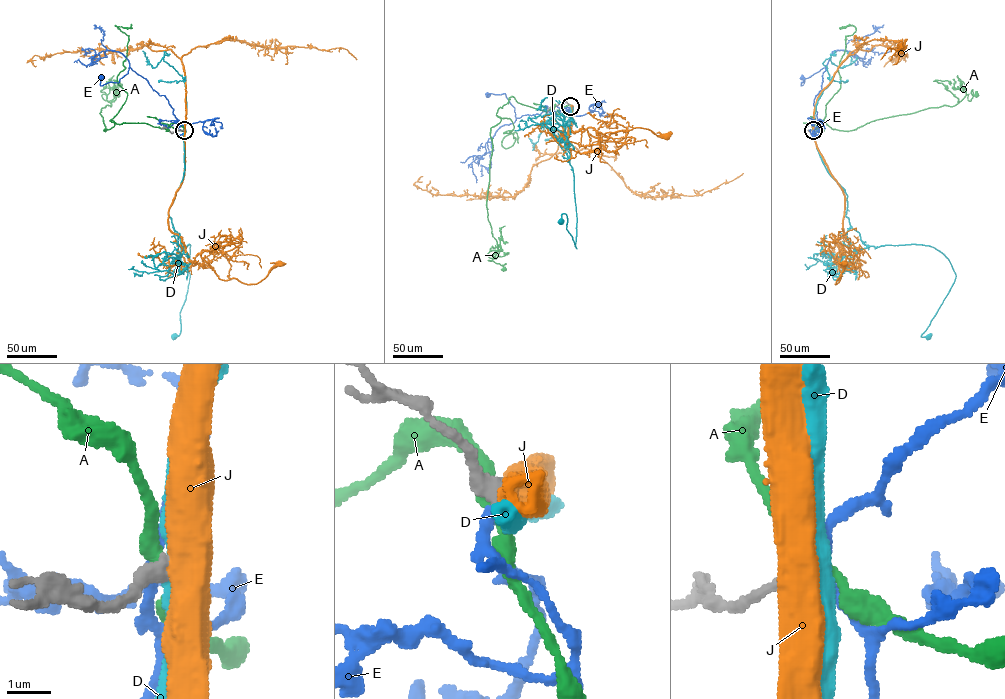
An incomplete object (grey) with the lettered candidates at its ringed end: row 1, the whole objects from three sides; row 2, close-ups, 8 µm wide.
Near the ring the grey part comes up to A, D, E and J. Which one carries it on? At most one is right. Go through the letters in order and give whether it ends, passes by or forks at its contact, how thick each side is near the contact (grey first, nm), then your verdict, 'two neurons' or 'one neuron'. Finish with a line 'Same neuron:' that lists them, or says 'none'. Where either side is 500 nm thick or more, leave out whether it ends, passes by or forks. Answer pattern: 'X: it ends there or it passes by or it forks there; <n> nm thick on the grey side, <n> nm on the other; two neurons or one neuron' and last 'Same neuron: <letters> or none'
A: it passes by; 460 nm thick on the grey side, 280 nm on the other; two neurons
D: it passes by; 460 nm thick on the grey side, 440 nm on the other; two neurons
E: it passes by; 440 nm thick on the grey side, 240 nm on the other; one neuron
J: 480 nm thick on the grey side, 550 nm on the other; two neurons
Same neuron: E

